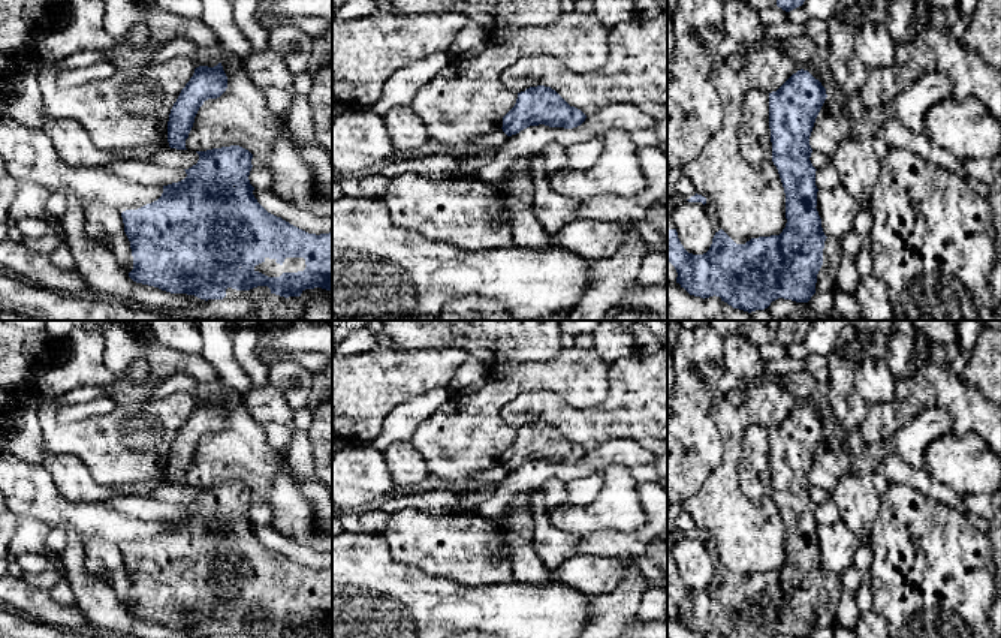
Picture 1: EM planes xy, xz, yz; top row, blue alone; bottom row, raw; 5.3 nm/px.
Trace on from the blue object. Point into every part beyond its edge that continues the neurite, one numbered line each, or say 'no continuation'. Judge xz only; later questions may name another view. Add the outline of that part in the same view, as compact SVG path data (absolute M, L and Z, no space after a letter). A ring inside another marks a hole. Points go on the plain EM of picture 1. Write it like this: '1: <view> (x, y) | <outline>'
no continuation

